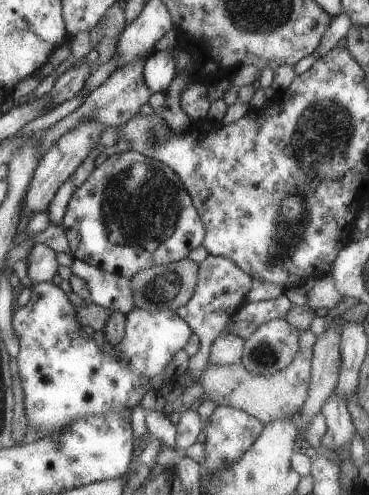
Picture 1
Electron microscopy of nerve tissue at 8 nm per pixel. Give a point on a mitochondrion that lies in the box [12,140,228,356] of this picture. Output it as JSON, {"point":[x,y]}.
{"point":[138,204]}

